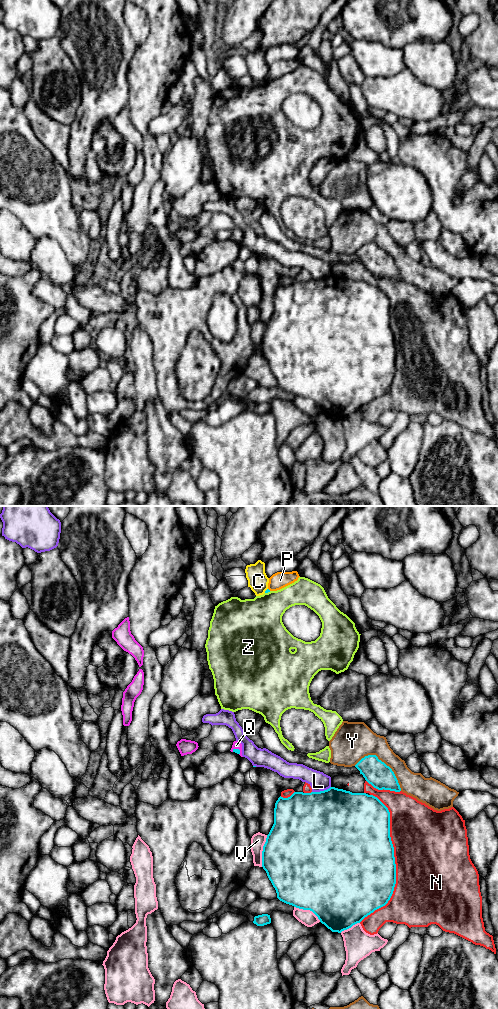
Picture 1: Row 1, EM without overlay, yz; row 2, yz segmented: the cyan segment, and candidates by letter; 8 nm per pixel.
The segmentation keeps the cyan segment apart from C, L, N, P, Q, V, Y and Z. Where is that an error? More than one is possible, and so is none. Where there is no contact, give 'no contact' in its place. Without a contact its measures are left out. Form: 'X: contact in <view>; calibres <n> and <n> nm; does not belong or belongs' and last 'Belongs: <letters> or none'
C: contact in yz; calibres 20 and 160 nm; does not belong
L: contact in yz; calibres 500 and 150 nm; does not belong
N: contact in yz; calibres 500 and 480 nm; does not belong
P: no contact; does not belong
Q: contact in yz; calibres 40 and 60 nm; belongs
V: contact in yz; calibres 500 and 120 nm; does not belong
Y: contact in yz; calibres 200 and 260 nm; does not belong
Z: contact in yz; calibres 20 and 380 nm; does not belong
Belongs: Q

